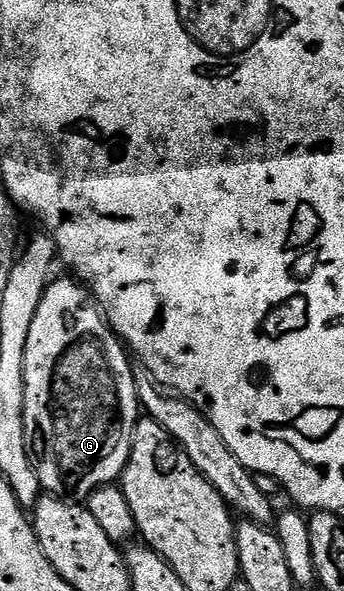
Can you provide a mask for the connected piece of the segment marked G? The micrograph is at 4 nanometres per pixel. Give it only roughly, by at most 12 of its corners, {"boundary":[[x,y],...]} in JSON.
{"boundary":[[78,280],[25,343],[40,490],[122,478],[141,406],[128,350]]}

